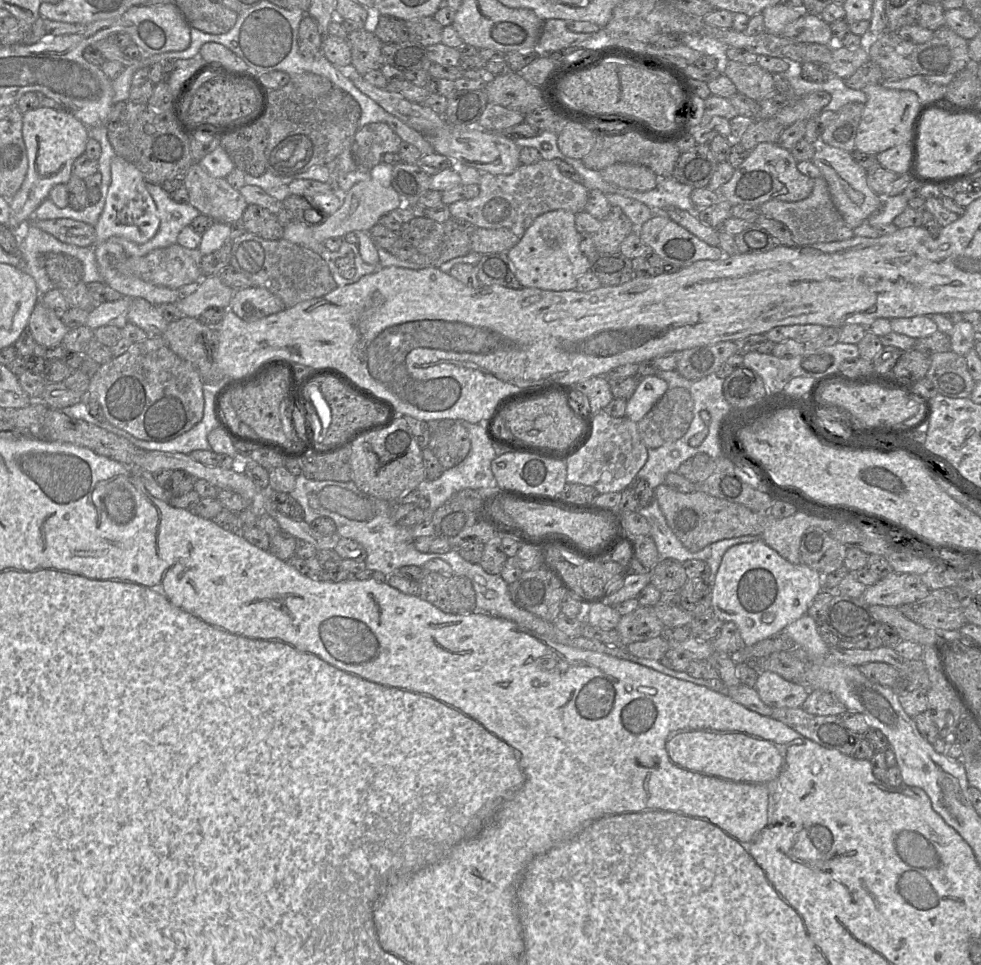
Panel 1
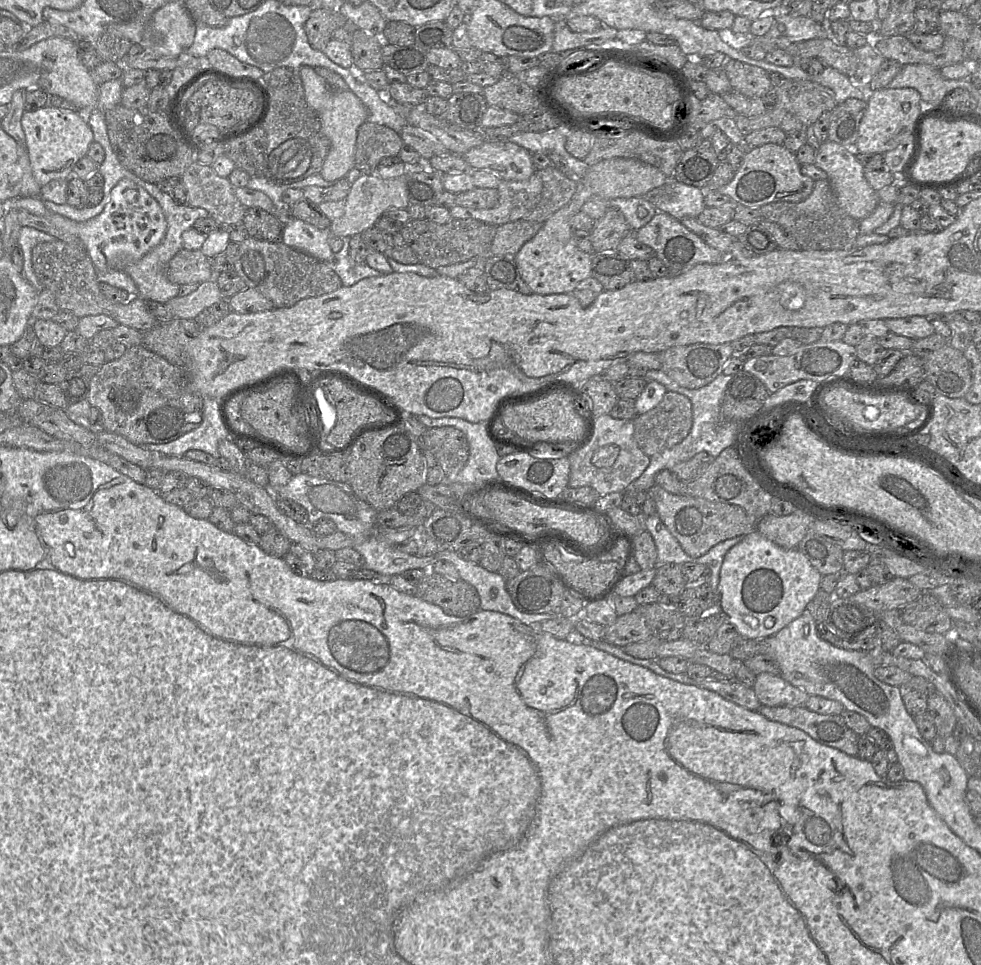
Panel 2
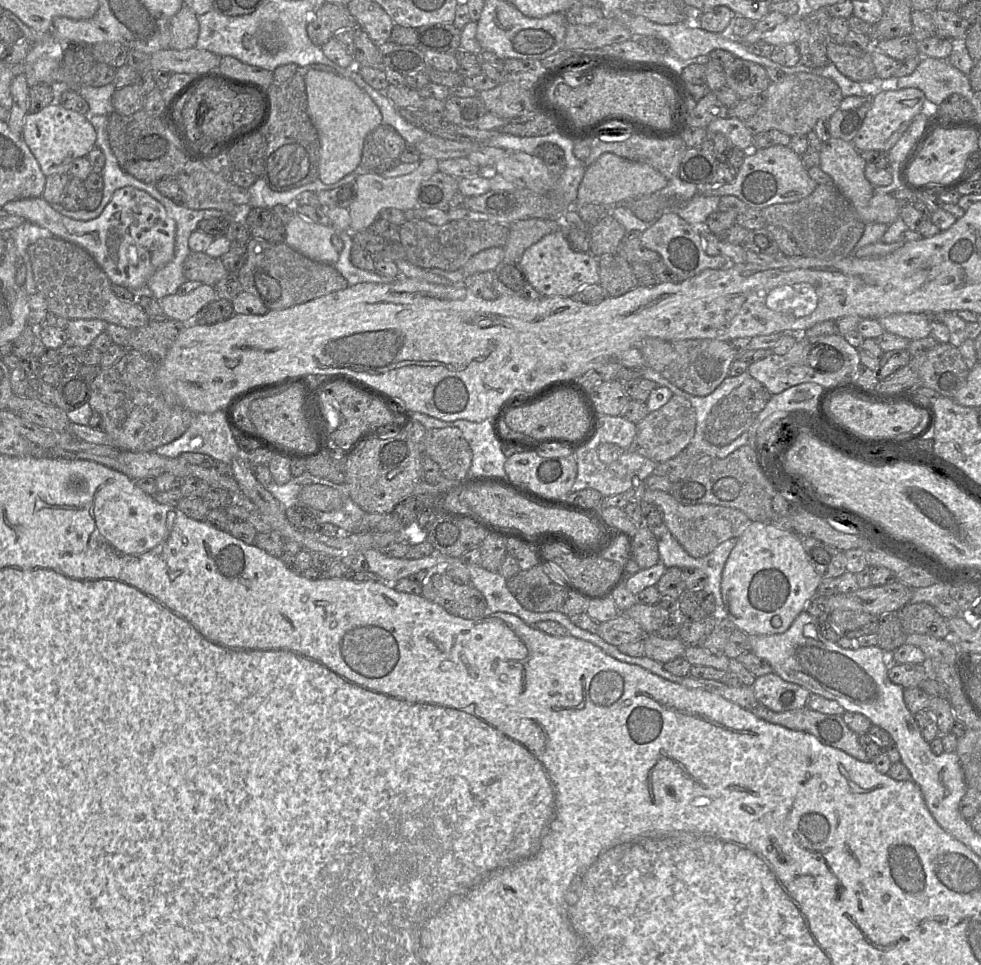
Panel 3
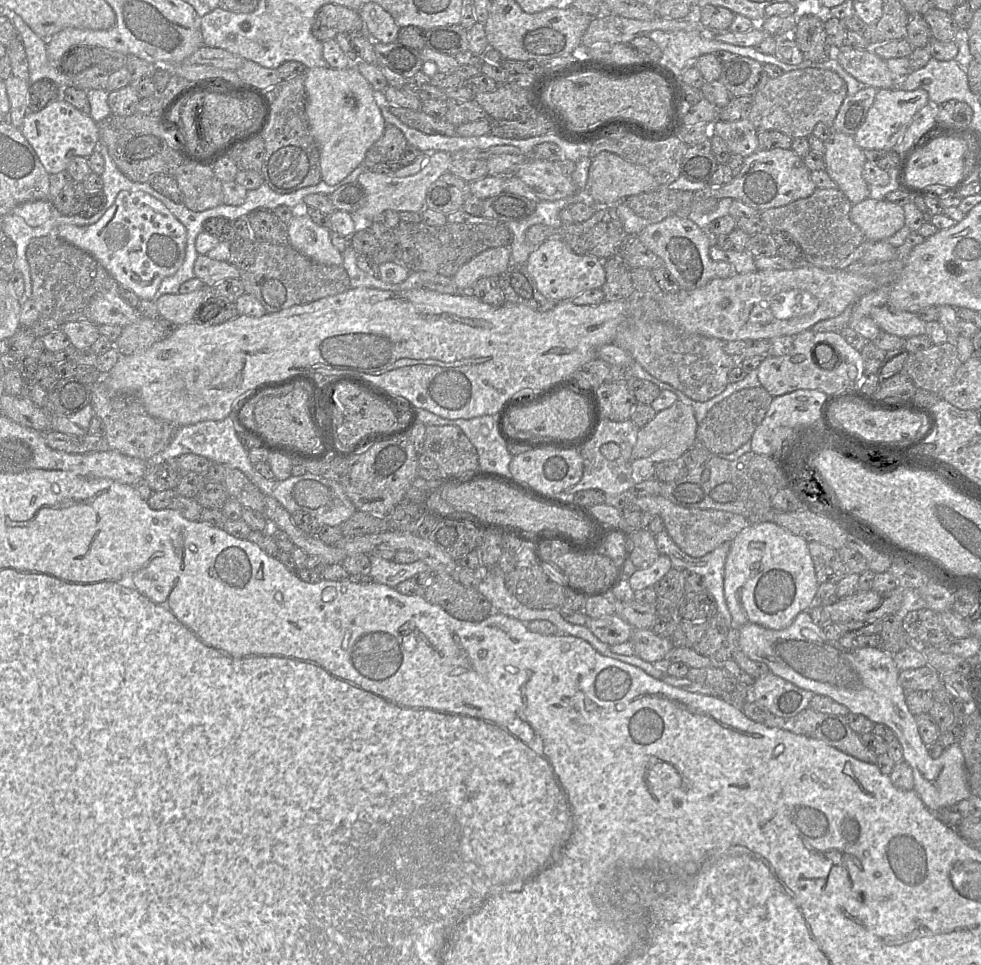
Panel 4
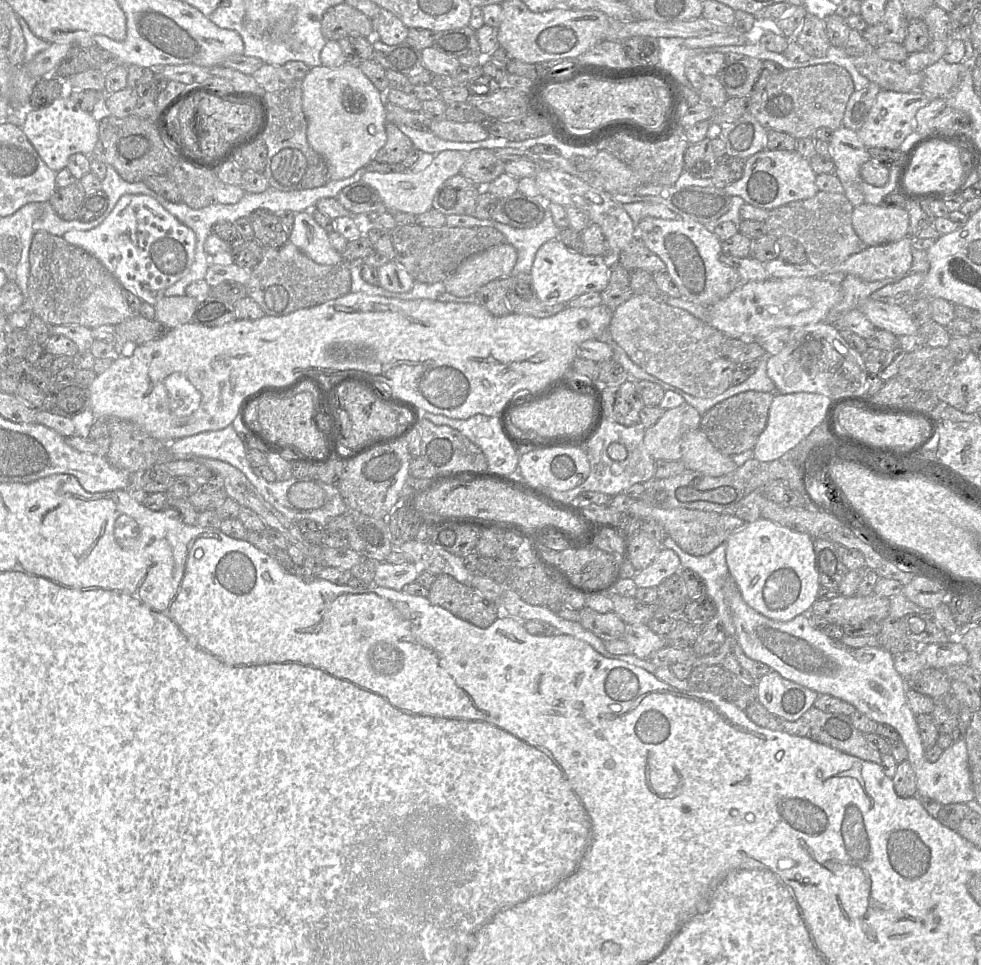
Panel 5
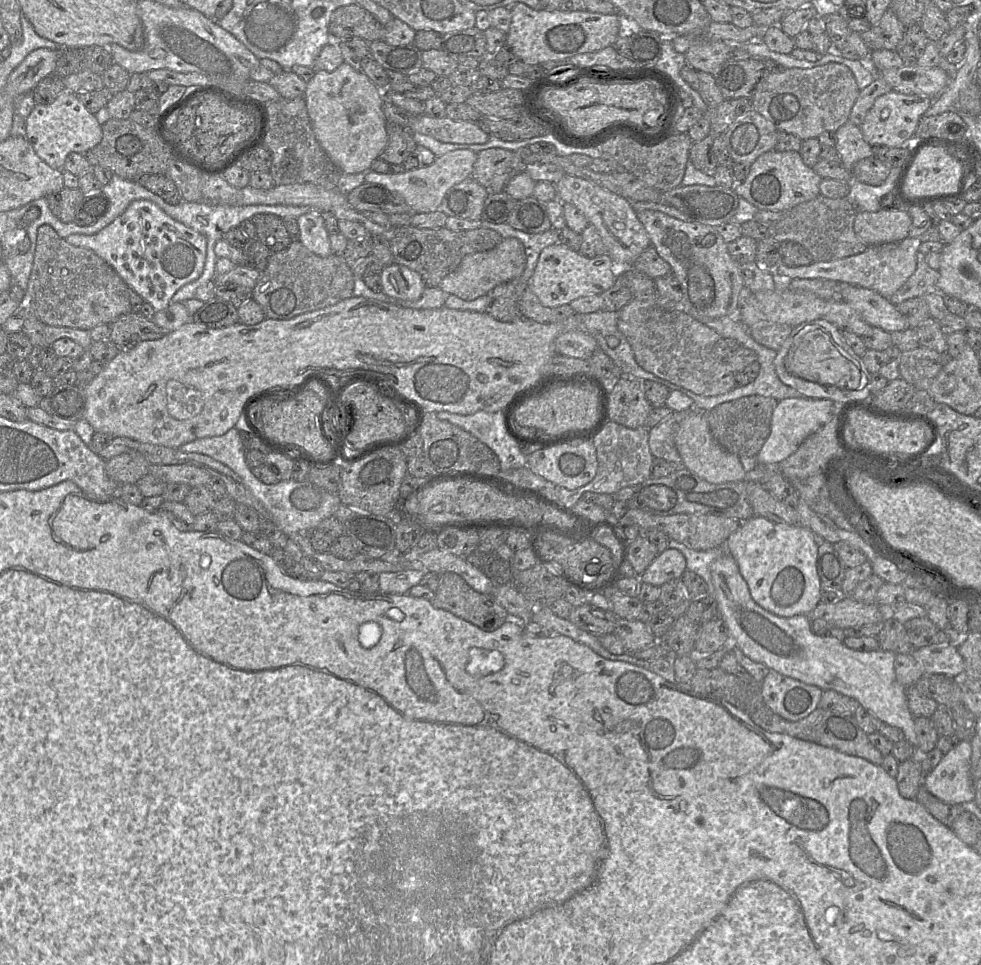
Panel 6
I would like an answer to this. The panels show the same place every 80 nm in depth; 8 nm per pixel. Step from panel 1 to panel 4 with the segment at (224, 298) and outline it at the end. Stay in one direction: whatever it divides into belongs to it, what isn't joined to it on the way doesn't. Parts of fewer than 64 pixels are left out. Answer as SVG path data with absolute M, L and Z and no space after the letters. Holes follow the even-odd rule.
M205 285L187 294L164 294L156 299L160 316L177 326L192 321L199 306L209 298L209 288Z

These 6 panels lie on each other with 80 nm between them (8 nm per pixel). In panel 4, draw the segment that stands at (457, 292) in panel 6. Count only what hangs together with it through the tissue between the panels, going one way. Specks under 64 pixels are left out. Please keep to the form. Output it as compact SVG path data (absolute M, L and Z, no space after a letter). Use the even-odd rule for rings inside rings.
M509 246L487 249L466 262L452 277L460 291L470 291L481 278L500 276L510 265Z

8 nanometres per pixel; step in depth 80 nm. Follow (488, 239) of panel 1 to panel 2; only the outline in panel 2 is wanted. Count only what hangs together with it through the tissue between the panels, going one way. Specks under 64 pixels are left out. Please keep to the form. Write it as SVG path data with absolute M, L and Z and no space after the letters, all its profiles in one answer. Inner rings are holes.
M517 220L496 227L491 255L515 255L541 228L543 223Z

